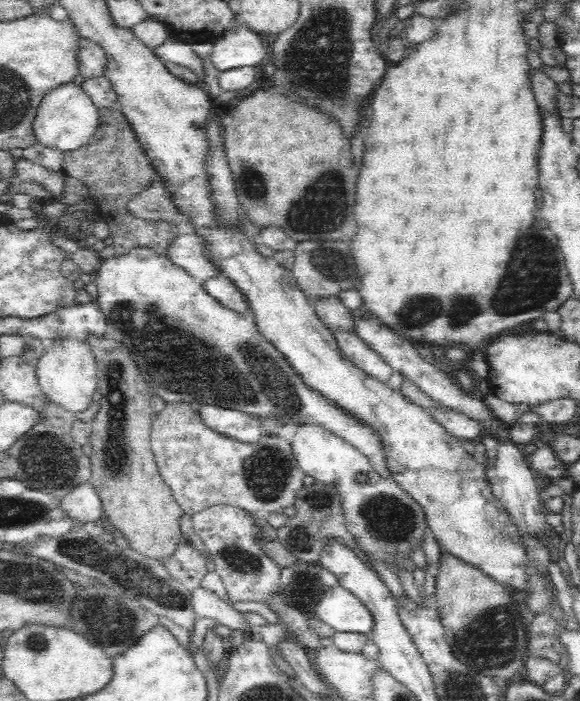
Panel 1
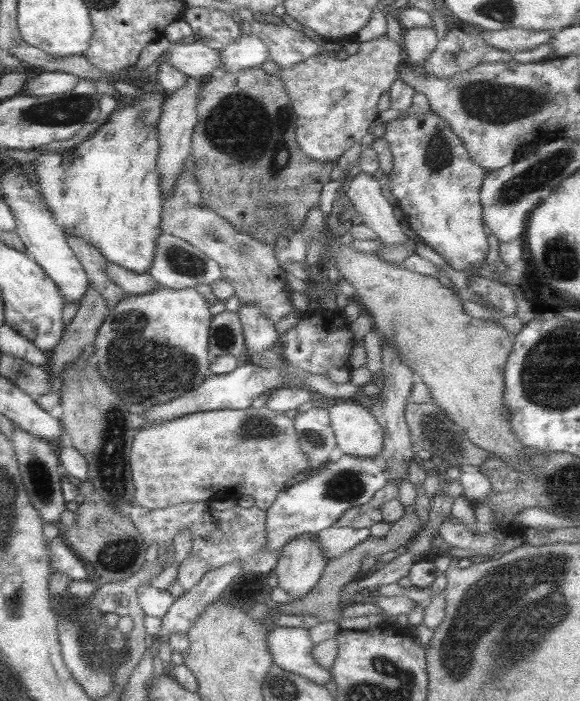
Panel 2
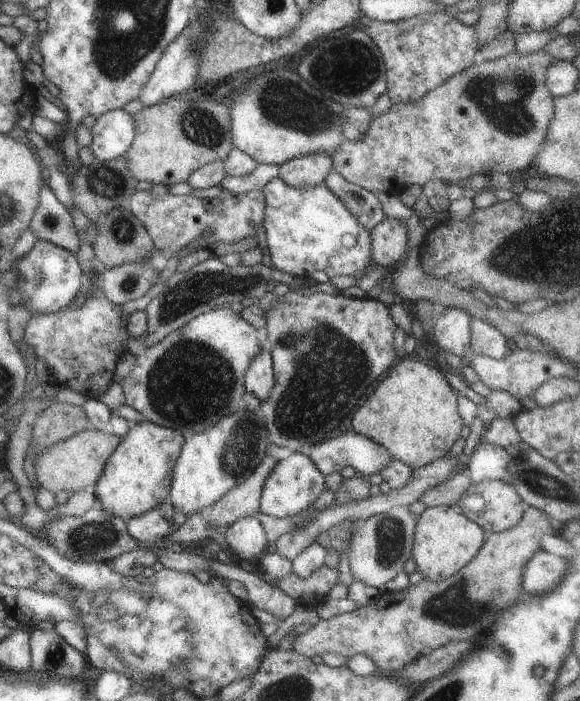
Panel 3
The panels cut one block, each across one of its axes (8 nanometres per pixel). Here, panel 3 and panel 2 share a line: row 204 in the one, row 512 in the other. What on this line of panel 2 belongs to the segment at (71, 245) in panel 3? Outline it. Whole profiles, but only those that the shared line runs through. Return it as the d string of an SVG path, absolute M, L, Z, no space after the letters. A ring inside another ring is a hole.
M16 425L9 439L15 452L24 490L29 496L32 506L39 512L39 515L46 524L55 523L58 525L61 514L67 510L67 502L61 491L62 476L57 453L58 449L50 444L50 442L39 439L37 436L22 430L20 426Z

